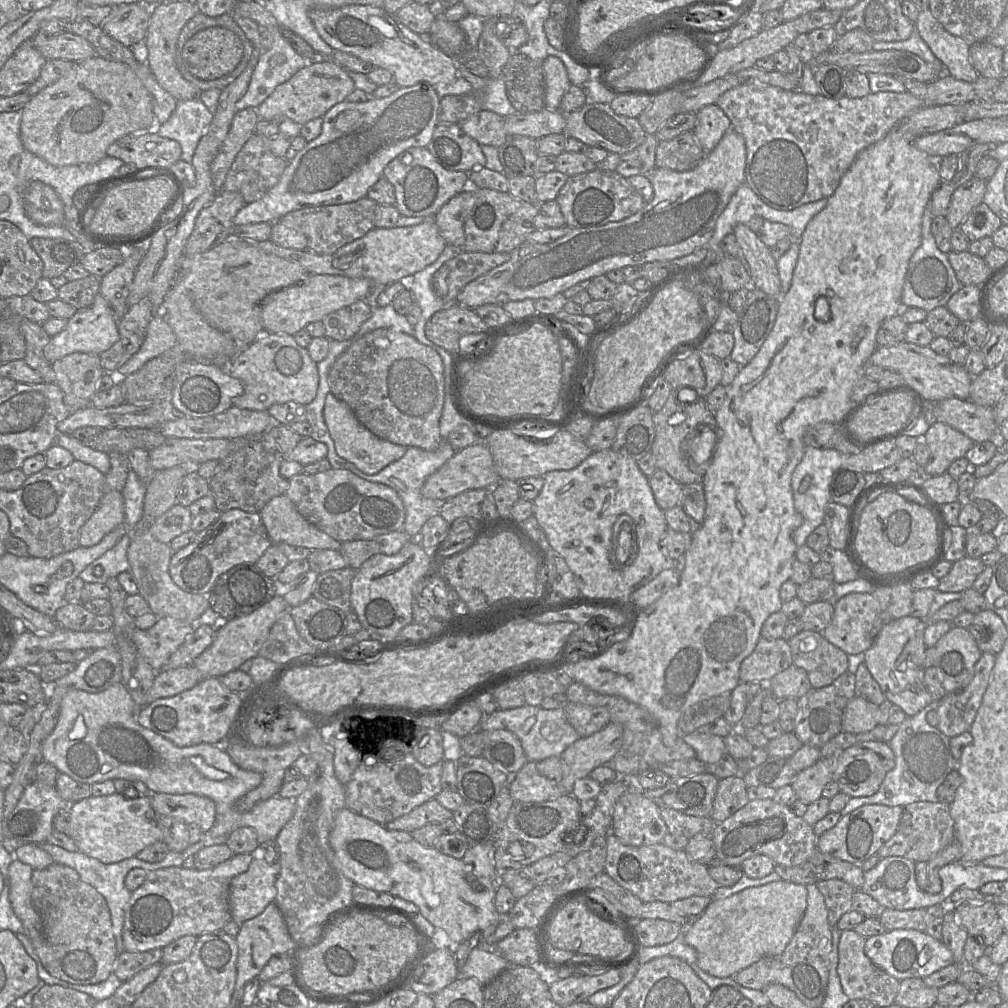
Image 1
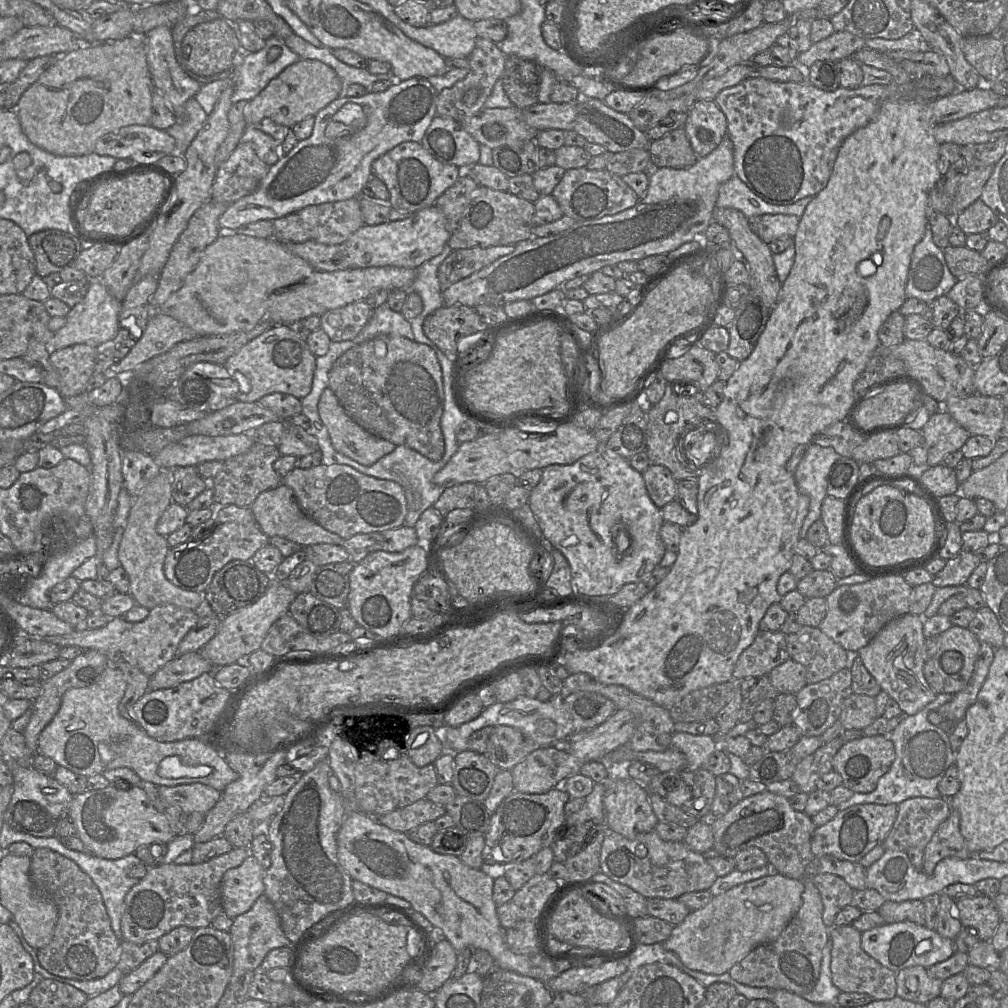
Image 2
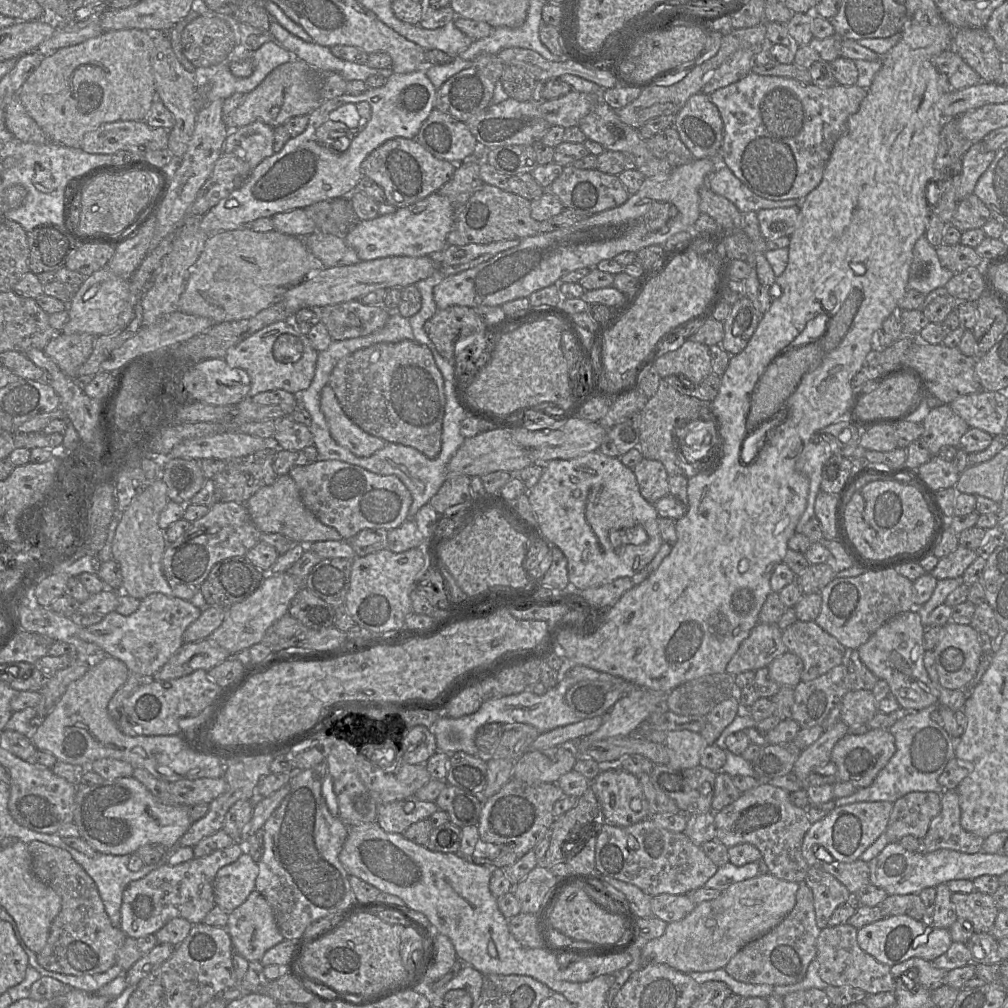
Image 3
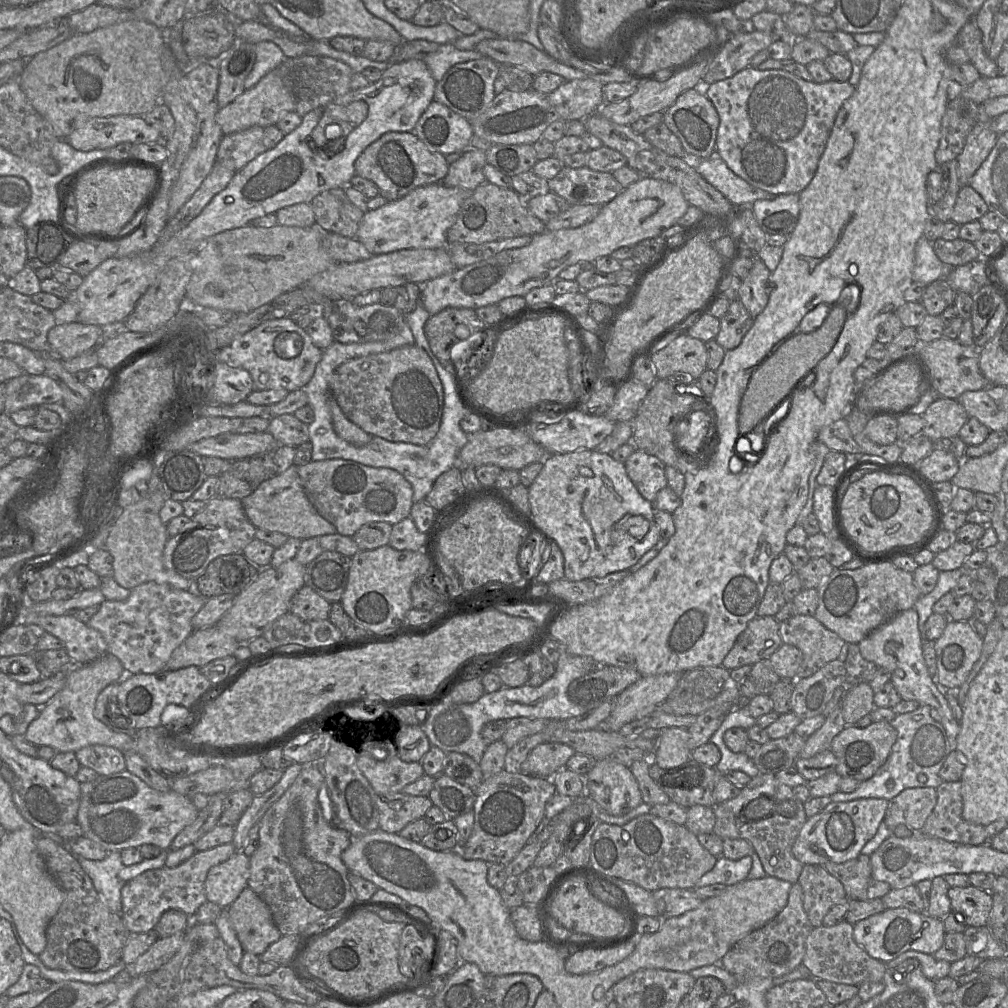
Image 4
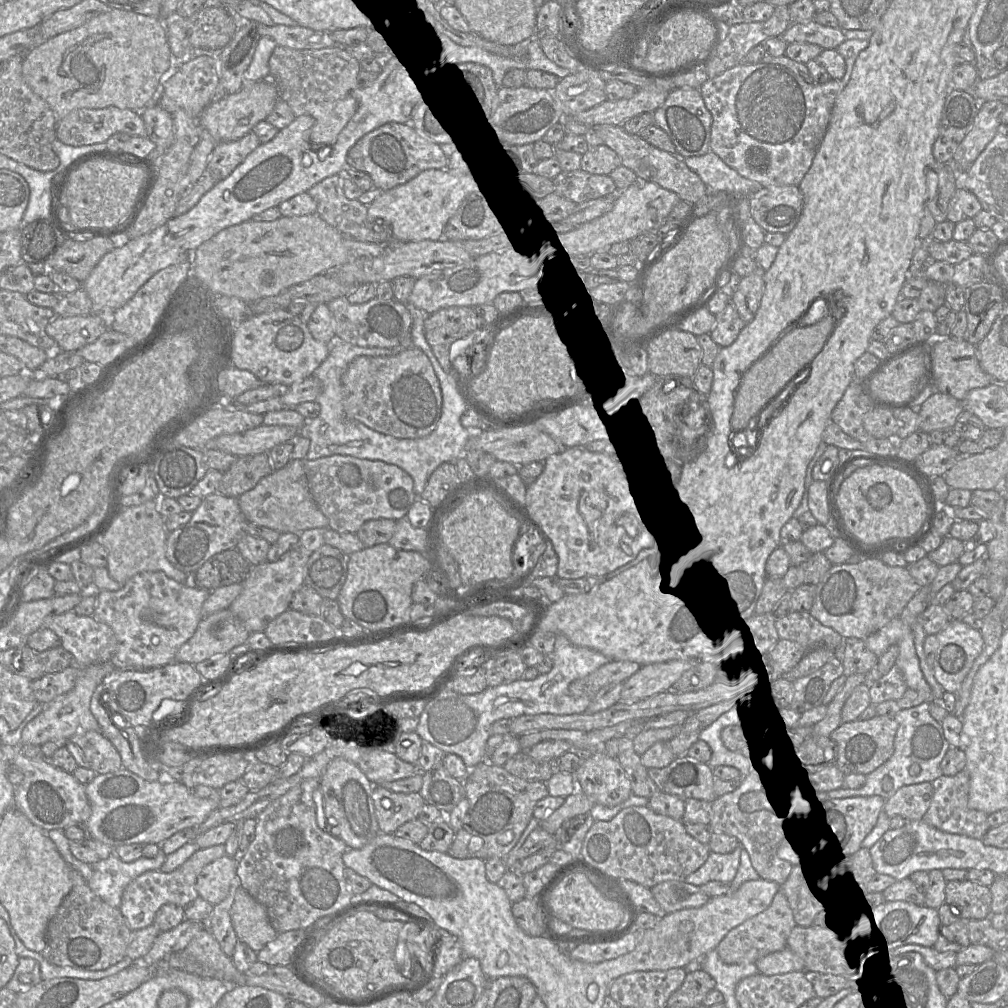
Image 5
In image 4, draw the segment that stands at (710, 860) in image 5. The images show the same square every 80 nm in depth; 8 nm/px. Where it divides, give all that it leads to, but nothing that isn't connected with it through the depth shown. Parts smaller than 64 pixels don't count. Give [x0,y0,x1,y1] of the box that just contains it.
[697,856,752,887]

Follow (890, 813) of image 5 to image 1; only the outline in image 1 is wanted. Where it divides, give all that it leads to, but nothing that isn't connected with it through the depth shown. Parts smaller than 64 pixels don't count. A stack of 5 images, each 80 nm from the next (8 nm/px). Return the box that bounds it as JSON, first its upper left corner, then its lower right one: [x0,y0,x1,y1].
[877,801,955,862]

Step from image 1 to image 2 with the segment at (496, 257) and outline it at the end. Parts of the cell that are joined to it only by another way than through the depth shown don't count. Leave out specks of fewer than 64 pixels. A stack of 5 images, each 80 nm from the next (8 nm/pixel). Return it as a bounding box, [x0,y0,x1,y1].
[438,245,515,289]

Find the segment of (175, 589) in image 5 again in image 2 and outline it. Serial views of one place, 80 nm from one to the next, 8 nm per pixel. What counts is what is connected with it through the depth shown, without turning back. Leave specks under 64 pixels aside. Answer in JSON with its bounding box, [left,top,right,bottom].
[41,604,199,676]

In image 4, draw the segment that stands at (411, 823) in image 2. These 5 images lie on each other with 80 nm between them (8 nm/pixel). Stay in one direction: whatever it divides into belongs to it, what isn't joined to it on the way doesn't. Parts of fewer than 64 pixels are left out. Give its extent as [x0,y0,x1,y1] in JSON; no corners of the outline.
[377,793,433,834]

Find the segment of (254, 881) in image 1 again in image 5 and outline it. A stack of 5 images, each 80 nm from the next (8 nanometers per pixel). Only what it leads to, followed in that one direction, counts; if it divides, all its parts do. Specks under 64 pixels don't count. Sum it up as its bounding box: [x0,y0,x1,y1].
[197,855,237,905]

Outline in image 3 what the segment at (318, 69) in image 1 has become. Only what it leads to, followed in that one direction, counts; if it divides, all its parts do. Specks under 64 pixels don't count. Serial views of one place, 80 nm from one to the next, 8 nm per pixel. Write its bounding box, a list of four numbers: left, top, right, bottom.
[224,59,322,130]

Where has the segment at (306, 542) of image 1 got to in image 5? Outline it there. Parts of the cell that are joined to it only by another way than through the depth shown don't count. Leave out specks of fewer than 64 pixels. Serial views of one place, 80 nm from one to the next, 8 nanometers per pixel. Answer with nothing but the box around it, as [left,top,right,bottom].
[238,459,329,534]

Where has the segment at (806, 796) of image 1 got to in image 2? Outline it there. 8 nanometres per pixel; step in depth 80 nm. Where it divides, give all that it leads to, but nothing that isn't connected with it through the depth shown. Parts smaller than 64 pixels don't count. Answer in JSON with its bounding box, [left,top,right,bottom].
[791,737,844,794]

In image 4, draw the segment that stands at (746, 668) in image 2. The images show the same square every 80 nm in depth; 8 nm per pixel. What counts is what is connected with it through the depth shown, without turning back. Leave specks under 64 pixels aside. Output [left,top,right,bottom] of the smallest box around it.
[722,602,796,671]

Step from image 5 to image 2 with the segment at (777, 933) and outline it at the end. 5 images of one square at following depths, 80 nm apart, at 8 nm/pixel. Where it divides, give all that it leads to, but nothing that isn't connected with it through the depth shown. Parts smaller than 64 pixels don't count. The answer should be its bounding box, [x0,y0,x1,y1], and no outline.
[729,878,829,996]

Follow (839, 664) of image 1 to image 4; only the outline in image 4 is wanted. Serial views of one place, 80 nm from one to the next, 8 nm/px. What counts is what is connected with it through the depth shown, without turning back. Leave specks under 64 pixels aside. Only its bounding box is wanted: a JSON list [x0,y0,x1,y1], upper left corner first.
[779,614,845,678]

